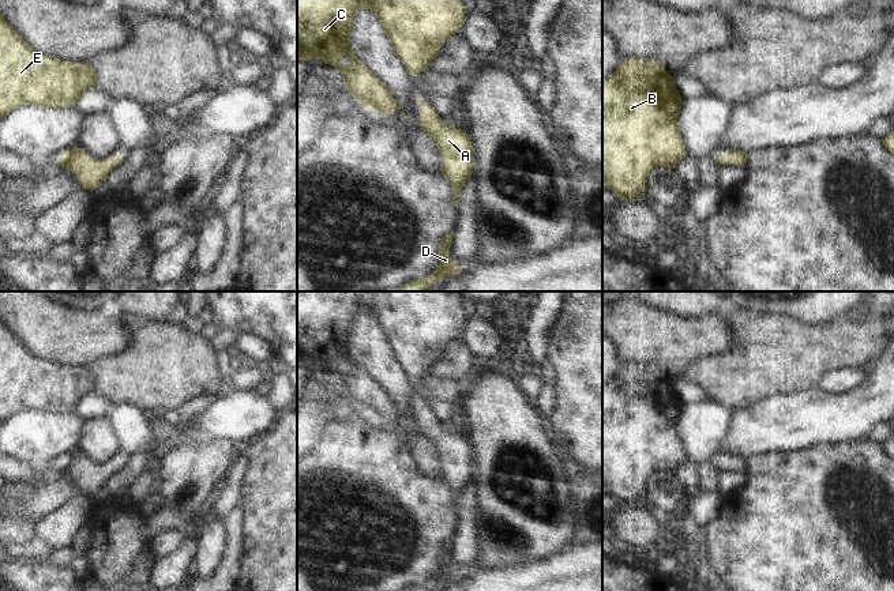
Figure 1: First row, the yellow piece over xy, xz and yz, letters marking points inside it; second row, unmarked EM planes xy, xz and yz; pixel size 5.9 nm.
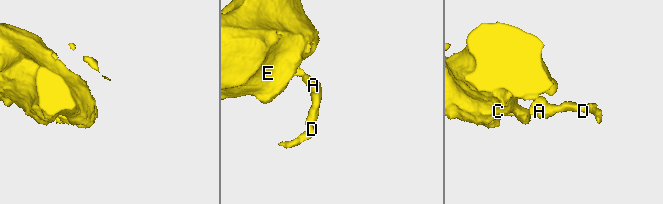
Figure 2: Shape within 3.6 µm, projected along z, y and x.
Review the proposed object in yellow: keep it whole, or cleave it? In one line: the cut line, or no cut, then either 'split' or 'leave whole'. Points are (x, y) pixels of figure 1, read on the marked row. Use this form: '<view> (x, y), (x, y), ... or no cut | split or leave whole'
no cut | leave whole

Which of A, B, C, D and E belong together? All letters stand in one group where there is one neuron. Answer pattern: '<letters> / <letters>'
A B C D E

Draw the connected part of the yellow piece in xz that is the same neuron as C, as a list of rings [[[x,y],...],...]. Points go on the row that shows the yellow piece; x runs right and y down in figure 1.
[[[297,0],[297,57],[320,60],[339,69],[345,86],[369,112],[391,114],[397,99],[379,76],[373,75],[350,48],[353,16],[360,10],[373,10],[394,52],[412,76],[420,74],[437,54],[446,39],[463,25],[461,0]]]

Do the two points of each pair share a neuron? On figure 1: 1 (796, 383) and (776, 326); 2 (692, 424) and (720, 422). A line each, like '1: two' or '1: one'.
1: one
2: one

